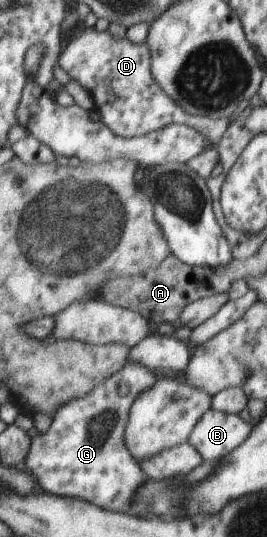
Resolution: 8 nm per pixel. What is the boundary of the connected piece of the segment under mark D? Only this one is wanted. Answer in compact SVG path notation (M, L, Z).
M82 25L70 36L70 40L64 41L60 67L72 79L78 80L94 98L94 109L100 112L101 121L116 136L138 138L171 124L183 124L206 136L210 146L216 149L229 126L227 118L191 115L165 94L153 77L152 51L146 42L134 44L128 39L118 40L108 29L98 32L95 27L87 28Z

